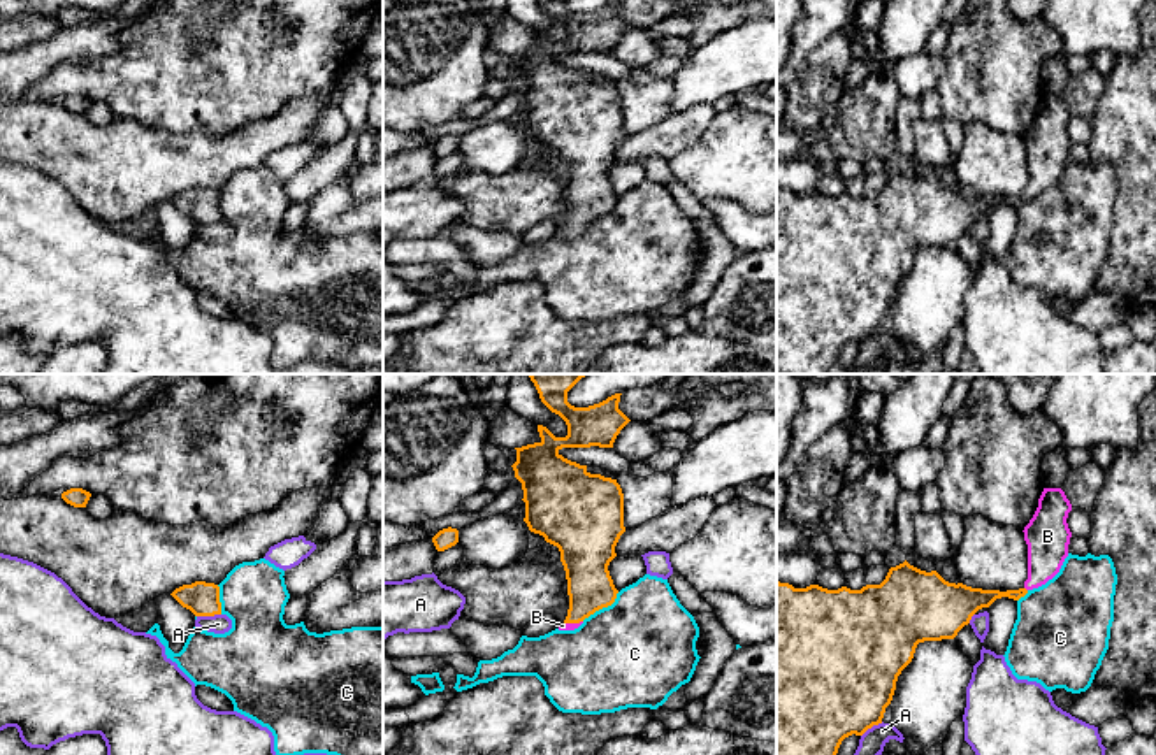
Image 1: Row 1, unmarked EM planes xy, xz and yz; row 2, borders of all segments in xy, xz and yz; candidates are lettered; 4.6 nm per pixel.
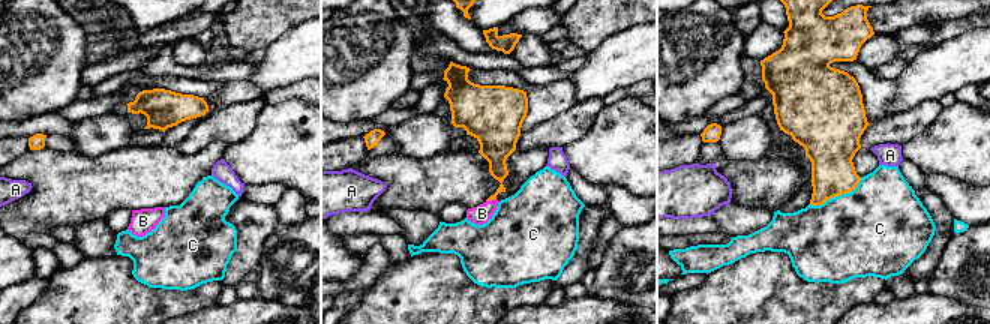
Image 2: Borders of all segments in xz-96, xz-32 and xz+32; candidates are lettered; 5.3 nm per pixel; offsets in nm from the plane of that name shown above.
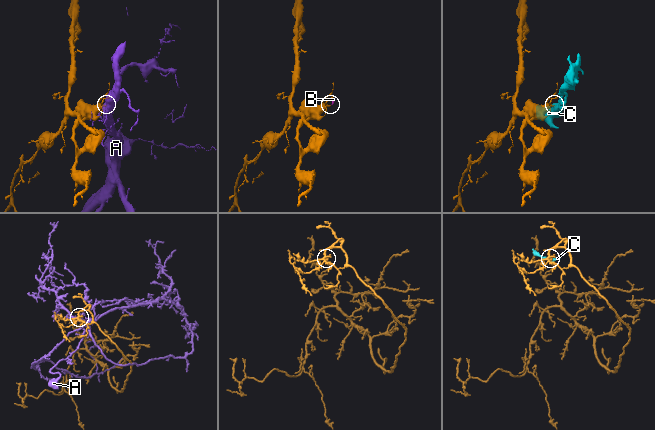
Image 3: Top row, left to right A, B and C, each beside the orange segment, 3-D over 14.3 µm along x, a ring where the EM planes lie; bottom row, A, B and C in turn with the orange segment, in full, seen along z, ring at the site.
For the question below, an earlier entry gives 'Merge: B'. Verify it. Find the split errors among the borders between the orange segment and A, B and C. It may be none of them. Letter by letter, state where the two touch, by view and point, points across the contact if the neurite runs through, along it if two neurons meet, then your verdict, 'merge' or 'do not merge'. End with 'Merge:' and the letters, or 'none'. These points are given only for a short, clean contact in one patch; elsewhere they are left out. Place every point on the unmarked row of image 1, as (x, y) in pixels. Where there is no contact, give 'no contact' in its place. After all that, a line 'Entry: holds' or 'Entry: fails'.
A: xy (208, 222) | do not merge
B: xz (573, 229) | across xz (589, 190), (589, 199), (573, 229), (563, 232) | merge
C: xz (601, 215) | along xz (619, 199), (610, 211), (582, 227) | do not merge
Merge: B
Entry: holds

